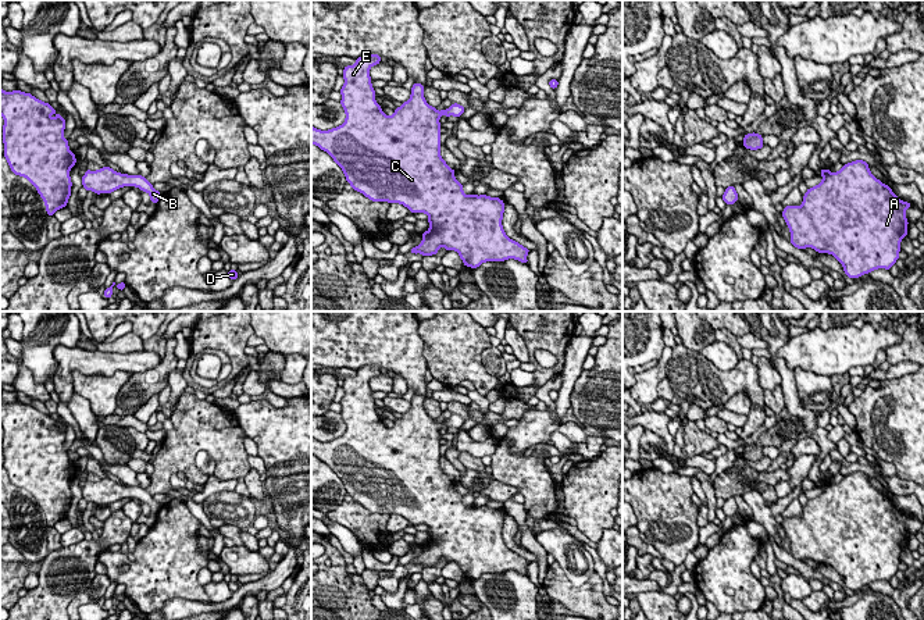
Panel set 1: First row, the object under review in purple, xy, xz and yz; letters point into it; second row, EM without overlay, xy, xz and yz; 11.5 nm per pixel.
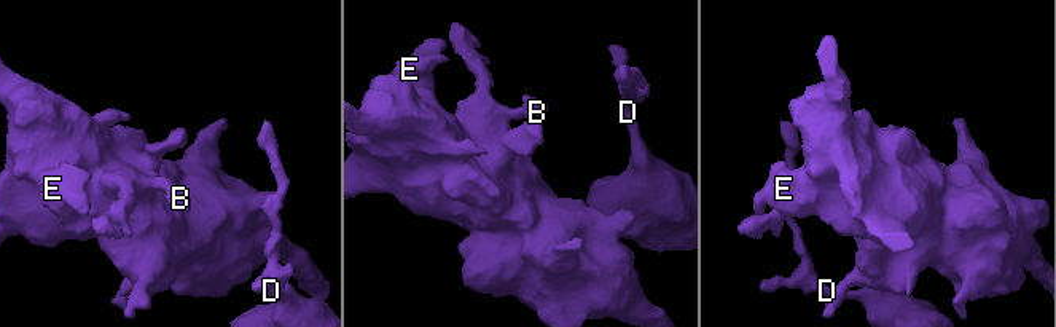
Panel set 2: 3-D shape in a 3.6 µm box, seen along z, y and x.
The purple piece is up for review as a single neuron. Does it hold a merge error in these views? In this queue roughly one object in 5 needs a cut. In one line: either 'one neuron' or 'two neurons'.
one neuron

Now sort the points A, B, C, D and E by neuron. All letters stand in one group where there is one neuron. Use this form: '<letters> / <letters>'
A B C D E

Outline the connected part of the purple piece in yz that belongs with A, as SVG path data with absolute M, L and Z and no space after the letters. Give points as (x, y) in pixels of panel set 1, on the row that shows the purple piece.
M863 160L848 163L838 172L821 168L821 177L824 179L803 195L800 206L784 207L782 217L791 231L791 243L798 249L809 246L818 253L832 254L849 278L859 278L878 268L889 271L899 259L900 240L907 235L906 209L911 203L900 200L888 185L877 179Z

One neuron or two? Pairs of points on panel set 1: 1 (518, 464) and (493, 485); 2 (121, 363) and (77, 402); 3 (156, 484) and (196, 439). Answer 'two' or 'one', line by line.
1: two
2: two
3: one

